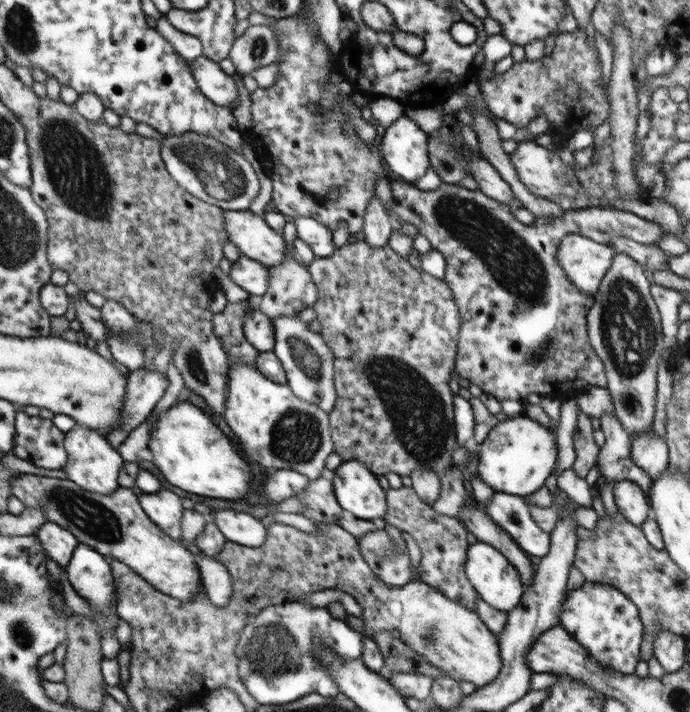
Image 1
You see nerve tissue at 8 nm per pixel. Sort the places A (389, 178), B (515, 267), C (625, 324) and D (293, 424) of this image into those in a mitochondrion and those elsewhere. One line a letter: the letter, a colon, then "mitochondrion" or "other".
A: other
B: mitochondrion
C: mitochondrion
D: mitochondrion

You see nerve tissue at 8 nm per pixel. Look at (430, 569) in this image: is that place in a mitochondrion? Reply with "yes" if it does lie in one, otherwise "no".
no

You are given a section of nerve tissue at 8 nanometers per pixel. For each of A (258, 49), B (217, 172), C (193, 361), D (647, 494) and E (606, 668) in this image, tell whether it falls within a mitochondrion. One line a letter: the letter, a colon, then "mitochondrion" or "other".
A: mitochondrion
B: mitochondrion
C: mitochondrion
D: other
E: other

